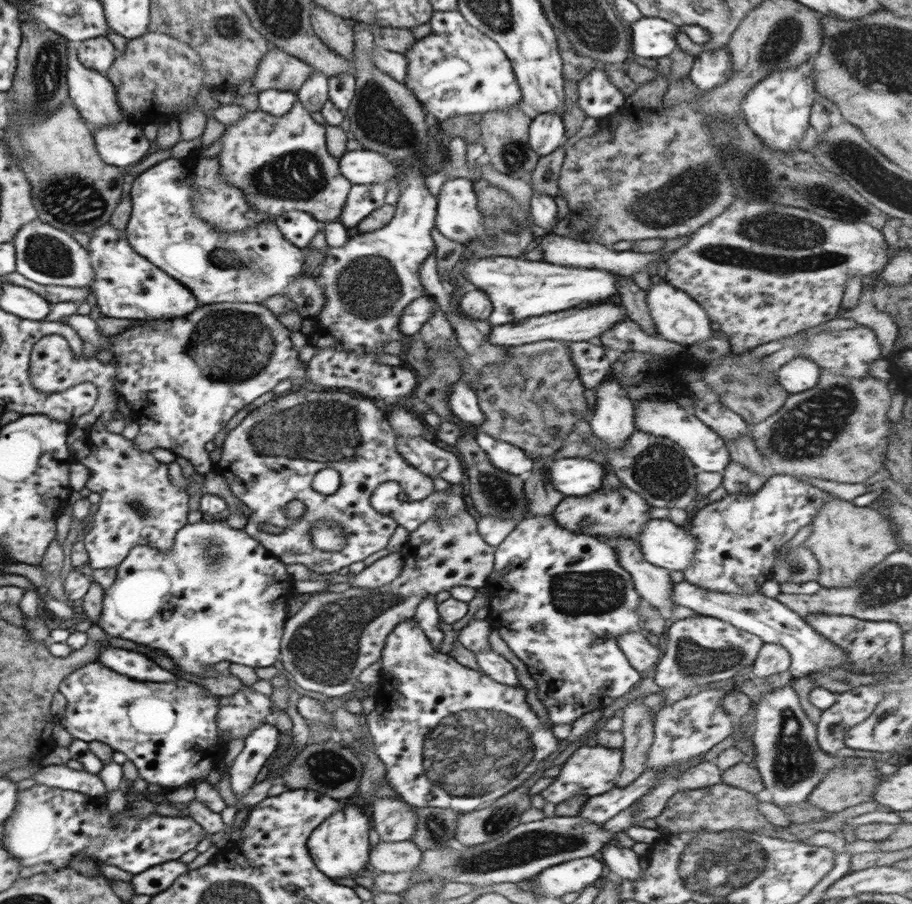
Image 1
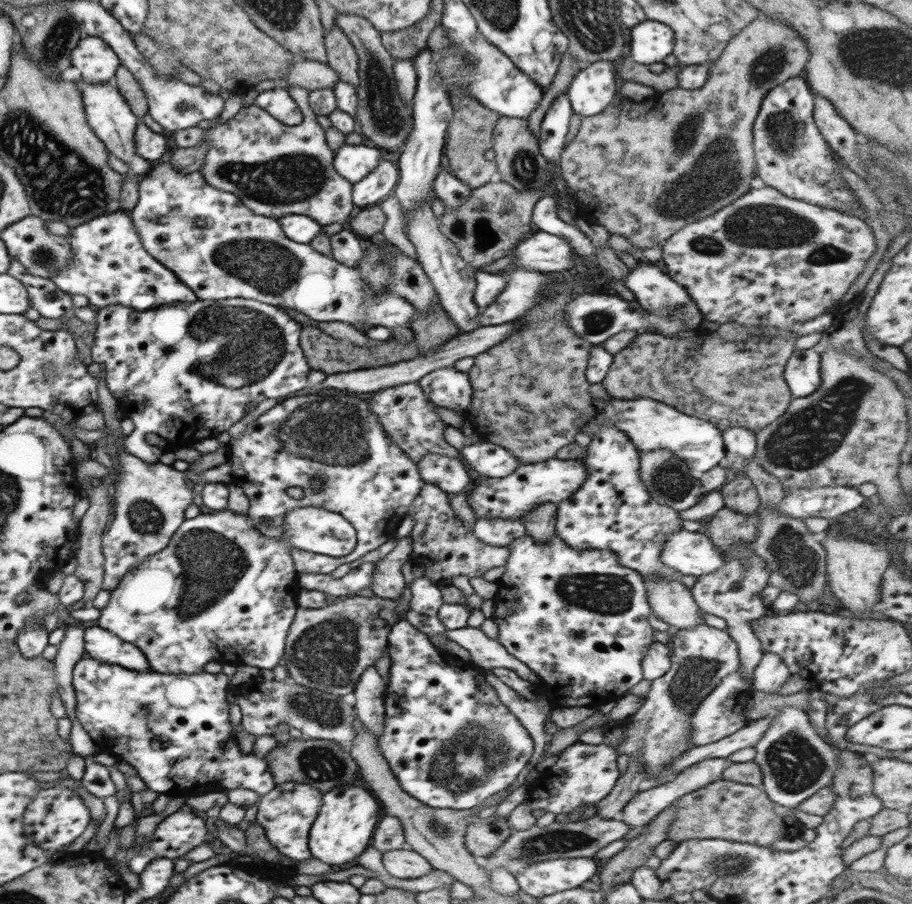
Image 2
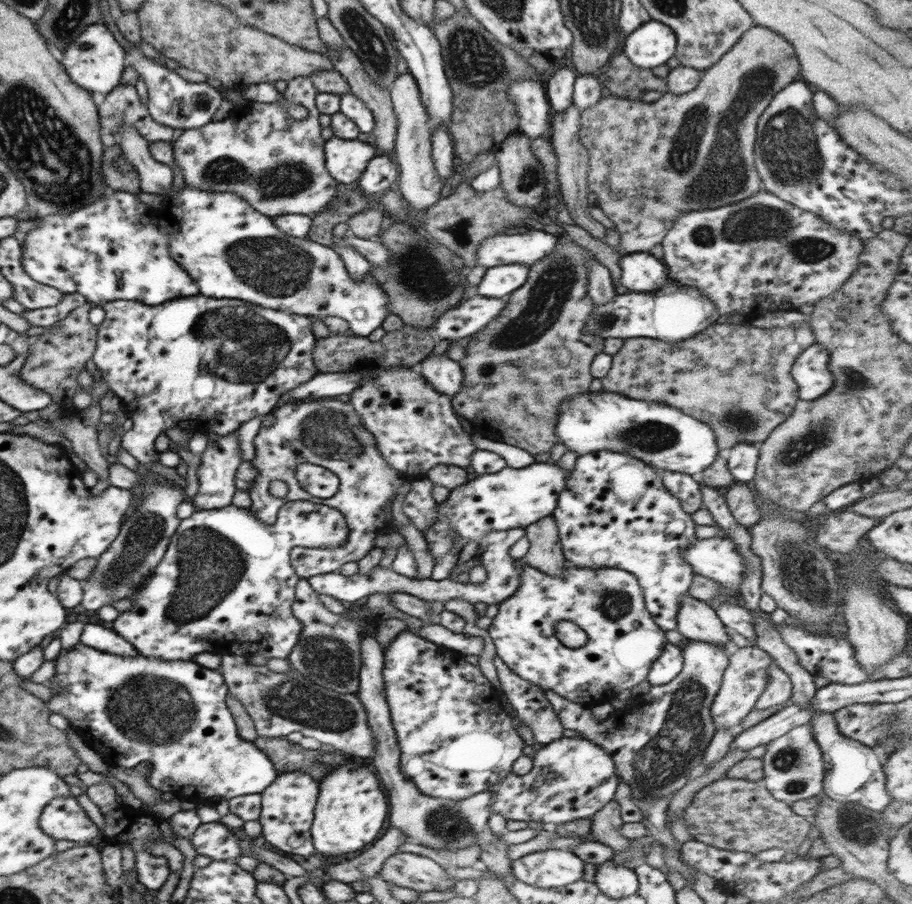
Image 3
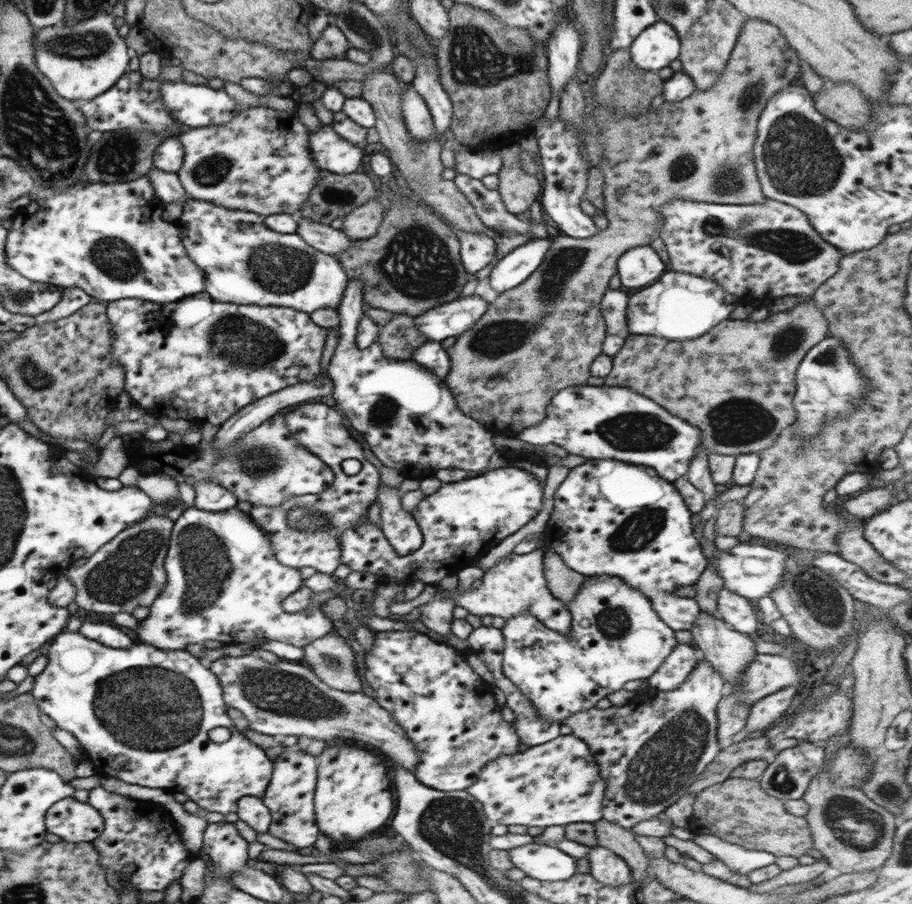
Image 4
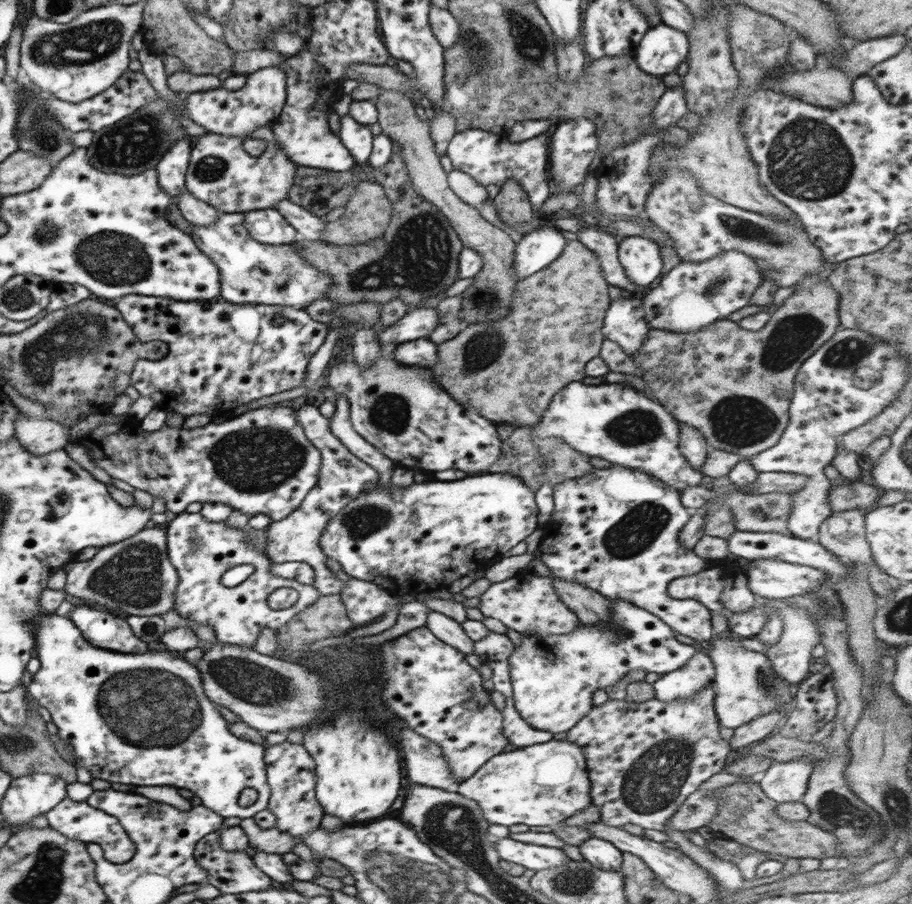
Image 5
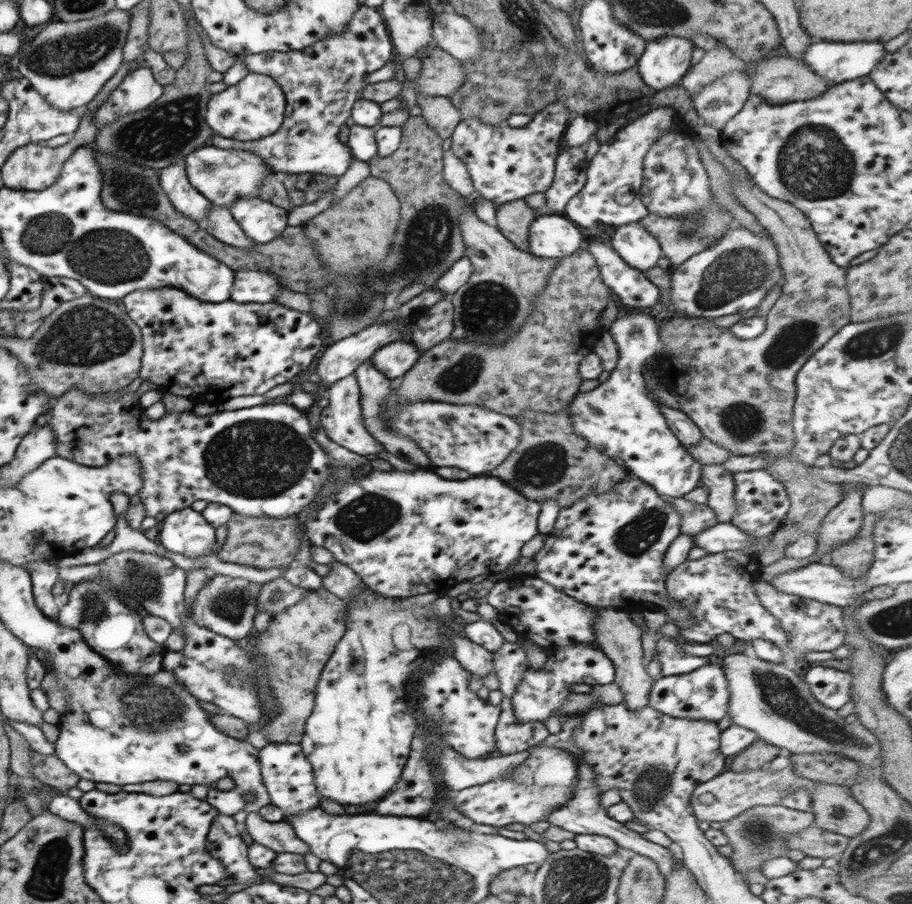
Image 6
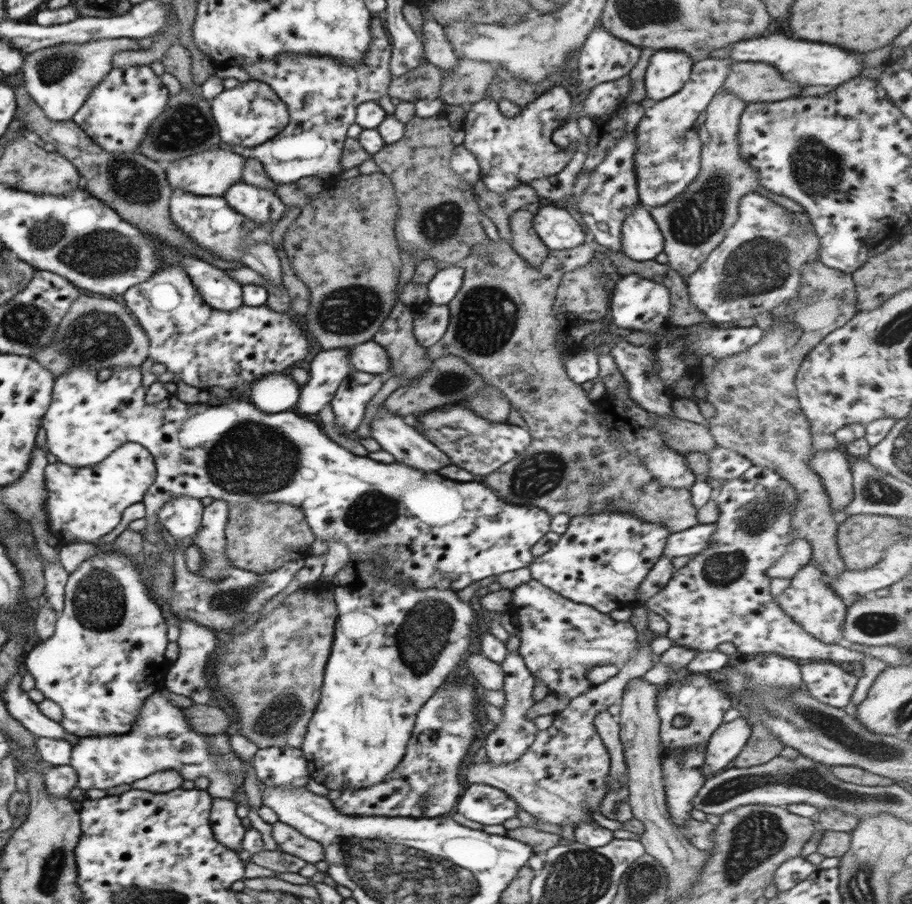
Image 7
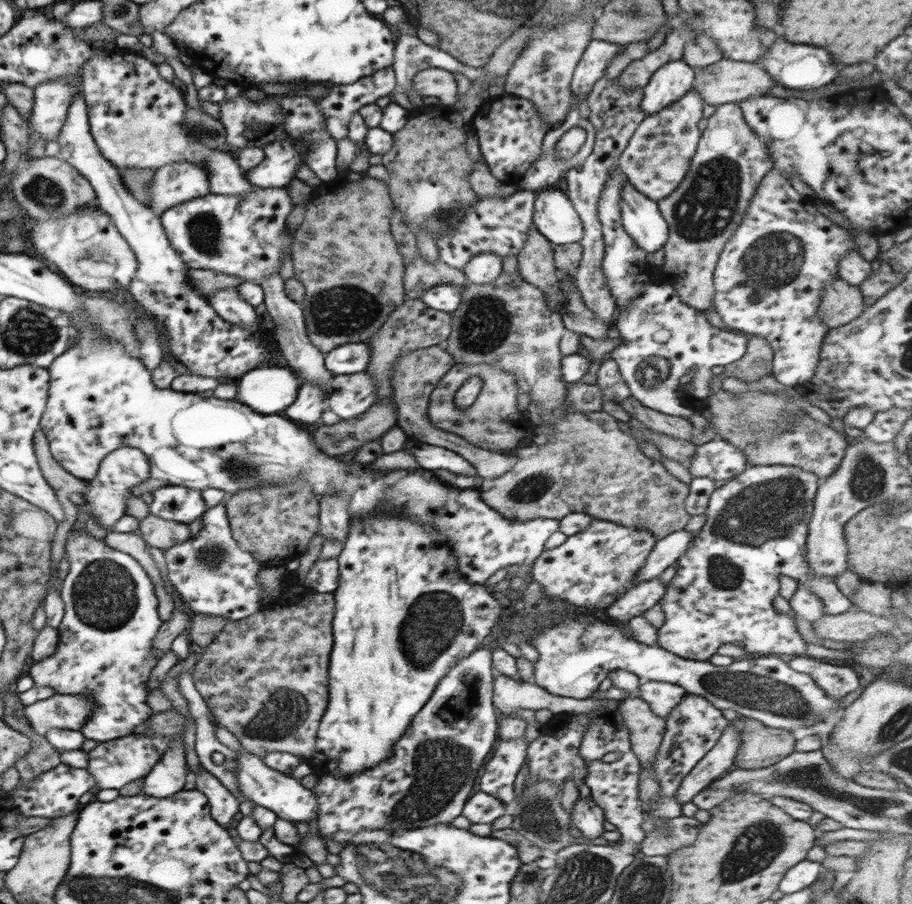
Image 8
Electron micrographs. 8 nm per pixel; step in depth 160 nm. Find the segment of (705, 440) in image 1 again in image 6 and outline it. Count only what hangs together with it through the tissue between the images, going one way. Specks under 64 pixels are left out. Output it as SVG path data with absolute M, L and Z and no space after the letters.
M630 311L625 315L616 317L616 320L609 326L607 331L617 344L619 359L616 368L611 372L610 377L600 383L594 390L578 392L567 408L570 414L570 421L576 429L576 435L596 450L608 454L610 458L620 458L631 475L640 478L645 484L652 486L660 496L664 498L679 498L688 495L688 492L701 486L702 464L697 462L686 452L681 443L668 427L660 407L655 403L646 389L646 382L642 377L645 362L660 348L659 324L654 321L648 312Z

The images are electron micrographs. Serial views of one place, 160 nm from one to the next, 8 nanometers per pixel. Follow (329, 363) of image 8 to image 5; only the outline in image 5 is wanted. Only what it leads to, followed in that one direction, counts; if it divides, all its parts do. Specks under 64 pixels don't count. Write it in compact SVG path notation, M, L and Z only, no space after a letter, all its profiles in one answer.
M425 338L399 343L390 357L404 366L430 368L437 363L437 344Z

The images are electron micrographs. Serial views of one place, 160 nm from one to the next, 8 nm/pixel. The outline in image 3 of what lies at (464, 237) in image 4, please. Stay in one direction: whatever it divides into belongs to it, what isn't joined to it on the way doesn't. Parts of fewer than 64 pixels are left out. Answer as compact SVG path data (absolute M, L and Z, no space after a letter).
M540 226L527 233L488 237L476 251L476 265L492 268L502 264L527 264L531 267L552 254L561 237L558 231Z

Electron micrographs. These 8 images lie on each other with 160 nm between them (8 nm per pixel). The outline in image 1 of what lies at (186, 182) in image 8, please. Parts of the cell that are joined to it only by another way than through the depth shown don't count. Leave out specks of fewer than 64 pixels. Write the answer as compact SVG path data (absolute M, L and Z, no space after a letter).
M299 100L284 116L272 116L260 108L253 112L246 111L245 118L226 127L218 141L221 142L218 154L221 177L233 187L244 191L245 200L260 212L276 218L284 215L284 212L299 210L310 214L318 222L340 222L340 214L353 184L342 176L339 159L327 151L325 126L314 121Z

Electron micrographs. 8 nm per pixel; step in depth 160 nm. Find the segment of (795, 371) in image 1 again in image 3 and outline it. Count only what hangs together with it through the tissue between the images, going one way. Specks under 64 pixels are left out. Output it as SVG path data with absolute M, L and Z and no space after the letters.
M818 342L805 348L791 366L791 377L798 385L800 400L813 401L826 395L834 382L827 349Z

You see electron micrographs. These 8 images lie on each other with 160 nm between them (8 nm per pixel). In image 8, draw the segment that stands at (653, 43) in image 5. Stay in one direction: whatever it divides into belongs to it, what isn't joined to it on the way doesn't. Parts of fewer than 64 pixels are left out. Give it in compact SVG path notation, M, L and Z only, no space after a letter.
M683 59L663 64L643 88L641 110L648 116L671 106L692 89L696 71Z

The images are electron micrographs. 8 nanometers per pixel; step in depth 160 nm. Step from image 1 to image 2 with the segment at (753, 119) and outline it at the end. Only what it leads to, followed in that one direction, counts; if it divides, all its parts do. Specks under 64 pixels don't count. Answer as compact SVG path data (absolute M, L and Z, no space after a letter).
M793 77L764 95L753 122L758 183L775 188L790 198L854 216L862 204L838 173L830 155L832 148L828 148L826 139L816 126L810 90L804 79Z

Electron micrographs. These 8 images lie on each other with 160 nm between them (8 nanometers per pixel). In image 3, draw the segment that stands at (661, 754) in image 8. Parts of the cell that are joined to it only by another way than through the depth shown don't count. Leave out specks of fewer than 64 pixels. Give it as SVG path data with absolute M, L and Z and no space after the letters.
M666 643L663 653L652 663L647 679L652 685L661 686L661 684L670 682L683 667L681 644Z

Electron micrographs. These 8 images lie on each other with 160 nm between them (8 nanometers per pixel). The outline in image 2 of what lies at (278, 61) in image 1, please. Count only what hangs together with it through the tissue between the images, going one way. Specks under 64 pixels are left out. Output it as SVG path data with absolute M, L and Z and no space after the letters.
M299 58L291 65L284 79L288 89L295 85L313 91L334 88L339 83L338 74L327 63Z

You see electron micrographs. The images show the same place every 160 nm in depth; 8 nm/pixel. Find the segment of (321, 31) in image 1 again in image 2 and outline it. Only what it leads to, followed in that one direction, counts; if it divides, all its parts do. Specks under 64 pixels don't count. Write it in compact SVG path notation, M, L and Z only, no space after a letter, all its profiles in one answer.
M336 24L325 31L324 38L328 66L338 74L339 80L352 84L357 90L360 87L359 56L350 39Z

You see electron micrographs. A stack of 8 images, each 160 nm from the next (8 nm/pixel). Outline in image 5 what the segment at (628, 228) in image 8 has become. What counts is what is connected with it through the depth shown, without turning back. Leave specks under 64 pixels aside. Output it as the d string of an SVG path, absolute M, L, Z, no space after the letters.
M623 237L619 240L617 255L628 280L638 286L652 287L662 276L660 247L652 239Z

